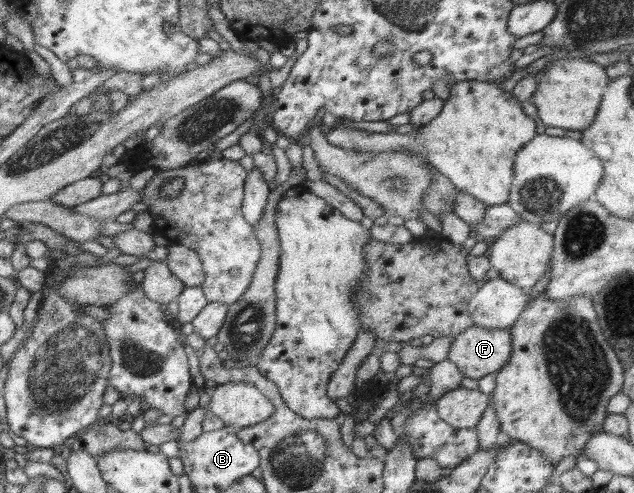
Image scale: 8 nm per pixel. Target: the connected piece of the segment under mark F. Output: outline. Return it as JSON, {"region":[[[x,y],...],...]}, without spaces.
{"region":[[[471,325],[452,337],[447,359],[464,377],[480,379],[497,371],[511,353],[507,329]]]}

